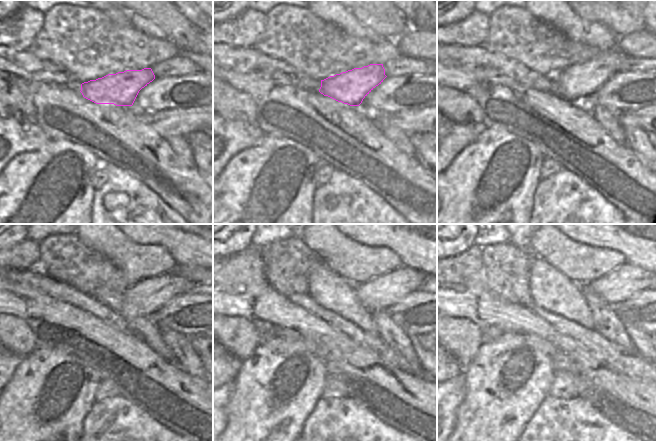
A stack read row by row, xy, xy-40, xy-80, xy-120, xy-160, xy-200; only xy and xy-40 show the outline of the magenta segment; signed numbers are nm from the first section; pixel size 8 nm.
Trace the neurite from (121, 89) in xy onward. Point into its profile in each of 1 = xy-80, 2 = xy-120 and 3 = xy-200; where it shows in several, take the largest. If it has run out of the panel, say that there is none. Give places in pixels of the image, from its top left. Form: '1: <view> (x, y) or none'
1: xy-80 (575, 83)
2: xy-120 (148, 295)
3: xy-200 (617, 286)

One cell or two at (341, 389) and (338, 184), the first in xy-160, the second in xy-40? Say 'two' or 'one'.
two

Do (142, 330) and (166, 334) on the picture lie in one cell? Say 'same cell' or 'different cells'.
different cells

